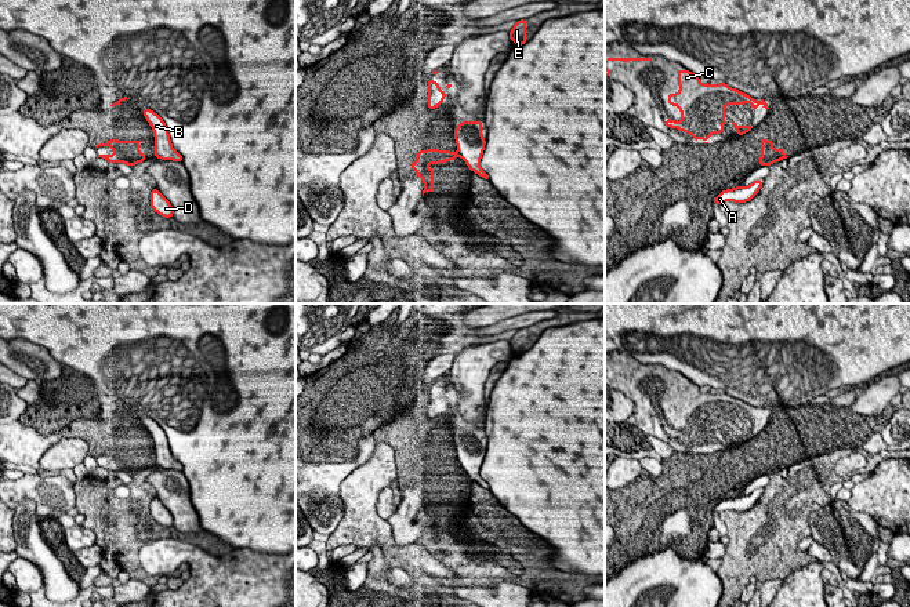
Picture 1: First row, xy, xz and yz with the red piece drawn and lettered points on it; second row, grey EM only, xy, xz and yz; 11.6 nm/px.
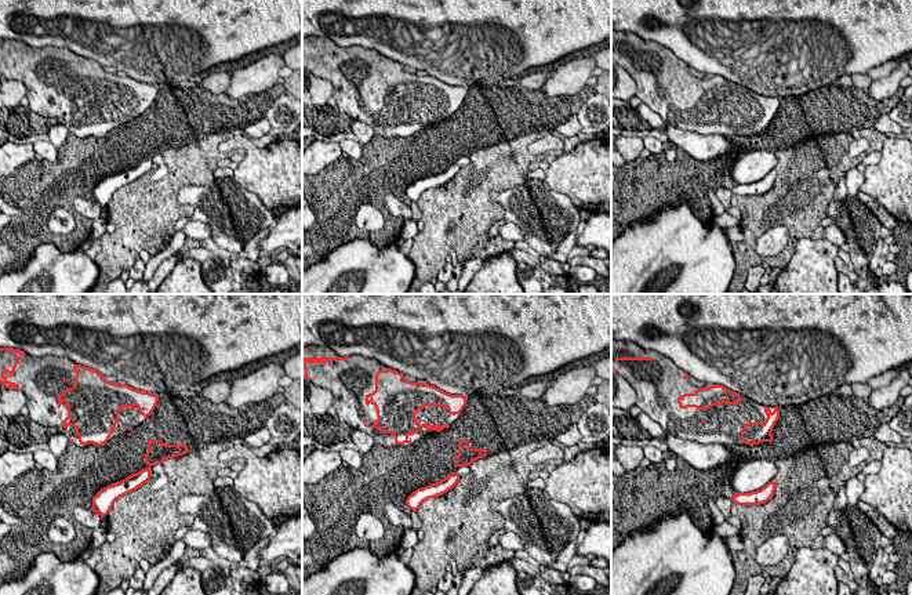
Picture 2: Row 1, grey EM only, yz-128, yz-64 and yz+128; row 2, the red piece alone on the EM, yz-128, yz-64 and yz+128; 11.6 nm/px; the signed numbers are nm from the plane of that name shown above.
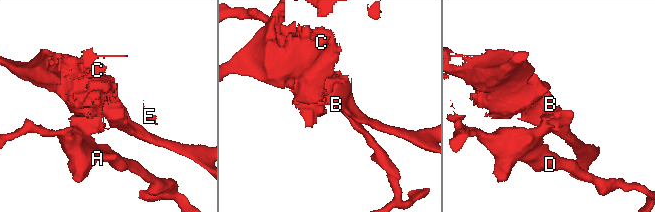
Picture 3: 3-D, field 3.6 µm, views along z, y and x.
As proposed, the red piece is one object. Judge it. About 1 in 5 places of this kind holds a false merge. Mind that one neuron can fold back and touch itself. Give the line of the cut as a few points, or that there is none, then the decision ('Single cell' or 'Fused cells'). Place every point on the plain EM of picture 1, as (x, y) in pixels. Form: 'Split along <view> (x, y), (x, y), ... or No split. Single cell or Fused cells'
No split. Single cell

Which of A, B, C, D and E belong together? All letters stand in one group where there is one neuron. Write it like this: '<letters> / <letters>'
A B C D E

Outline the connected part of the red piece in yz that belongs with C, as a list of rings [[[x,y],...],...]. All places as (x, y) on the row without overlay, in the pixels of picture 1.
[[[678,379],[678,395],[681,396],[677,403],[668,403],[668,414],[678,415],[682,429],[667,428],[666,436],[685,440],[692,443],[695,451],[700,447],[703,452],[708,452],[711,443],[725,441],[725,415],[726,414],[744,414],[751,412],[751,418],[762,417],[769,418],[766,410],[762,407],[758,411],[755,407],[735,399],[725,392],[713,395],[710,392],[701,393],[700,386],[692,381]]]

